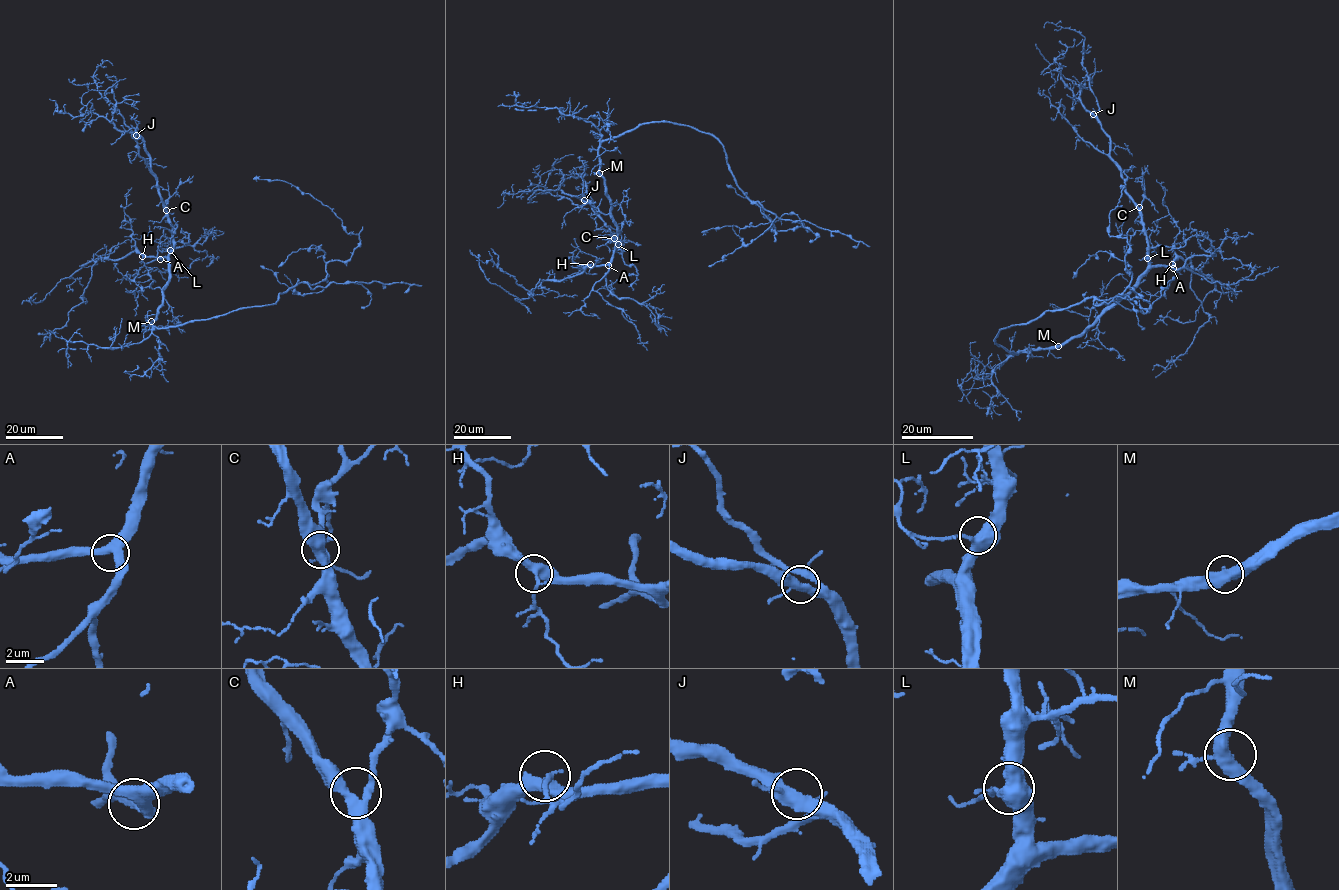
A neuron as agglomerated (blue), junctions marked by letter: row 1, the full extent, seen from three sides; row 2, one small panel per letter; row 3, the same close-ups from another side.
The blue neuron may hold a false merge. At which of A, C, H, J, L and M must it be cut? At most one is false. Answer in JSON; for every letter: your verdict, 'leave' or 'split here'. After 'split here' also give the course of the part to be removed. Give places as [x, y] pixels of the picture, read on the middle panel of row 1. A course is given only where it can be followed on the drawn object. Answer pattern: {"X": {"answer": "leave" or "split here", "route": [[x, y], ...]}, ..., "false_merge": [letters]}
{"A": {"answer": "leave"}, "C": {"answer": "leave"}, "H": {"answer": "leave"}, "J": {"answer": "leave"}, "L": {"answer": "leave"}, "M": {"answer": "leave"}, "false_merge": []}

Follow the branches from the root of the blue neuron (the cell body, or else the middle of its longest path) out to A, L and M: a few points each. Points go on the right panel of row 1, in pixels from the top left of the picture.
A: (1009, 351), (1018, 354), (1027, 349), (1062, 346), (1079, 336), (1118, 303), (1150, 268), (1158, 266), (1173, 268)
L: (1009, 351), (1018, 354), (1027, 349), (1058, 348), (1079, 336), (1135, 286), (1137, 277), (1149, 265), (1147, 258)
M: (1009, 351), (1018, 354), (1027, 349), (1058, 346)

